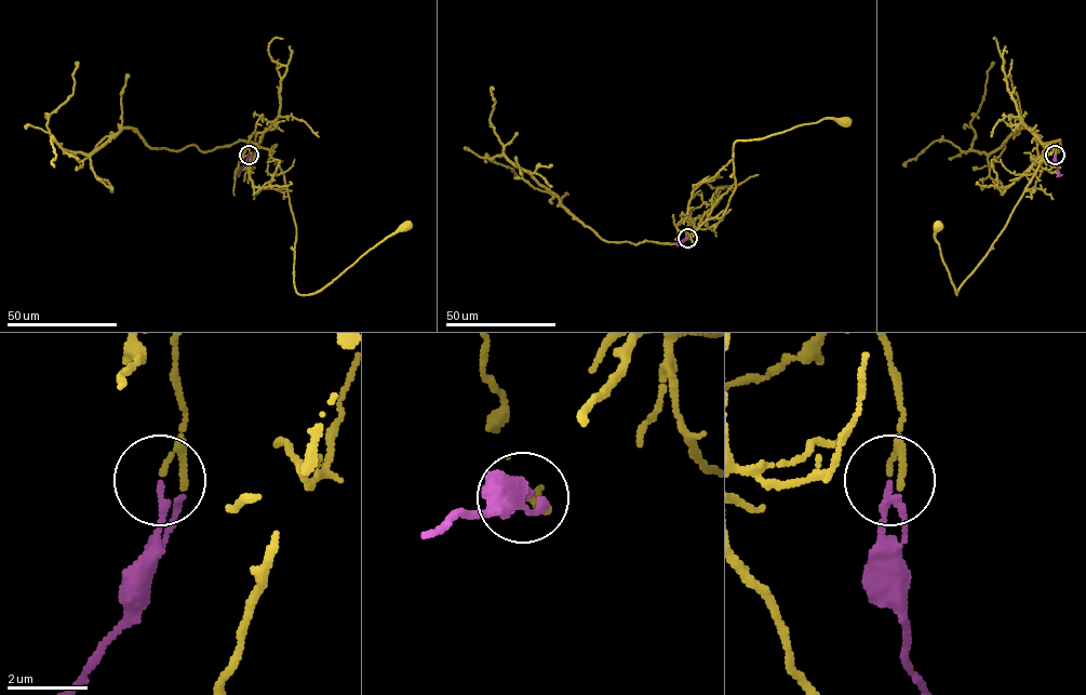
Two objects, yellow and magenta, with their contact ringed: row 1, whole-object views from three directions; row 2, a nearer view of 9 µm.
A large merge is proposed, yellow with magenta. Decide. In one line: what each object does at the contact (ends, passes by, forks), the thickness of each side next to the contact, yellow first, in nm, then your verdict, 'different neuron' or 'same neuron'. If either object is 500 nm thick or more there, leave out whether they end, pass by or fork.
yellow passes by | magenta passes by | 90/120 nm | same neuron

